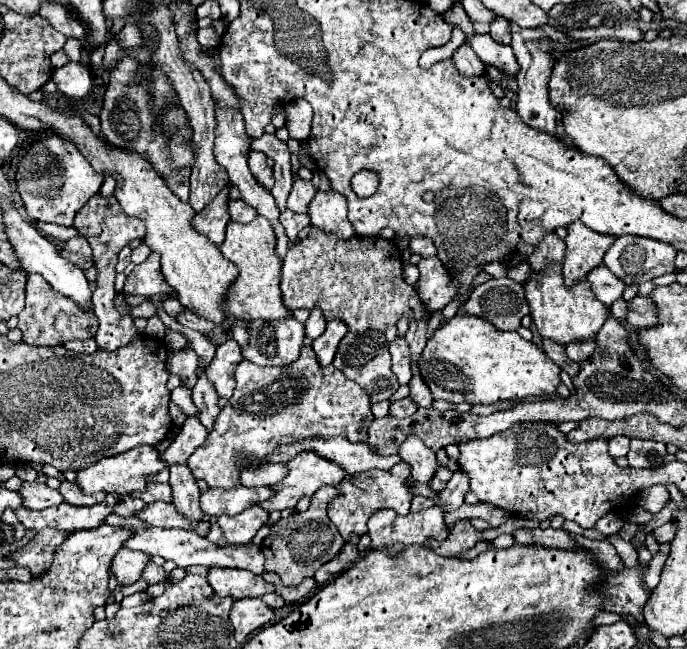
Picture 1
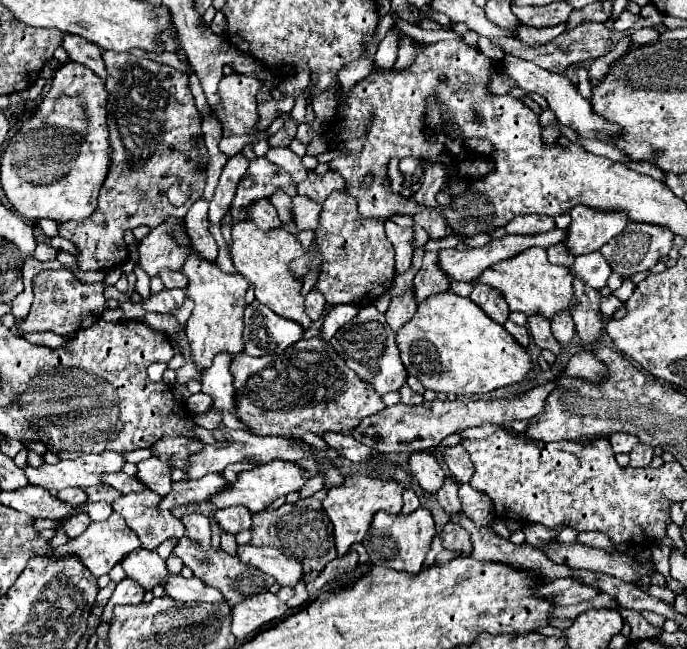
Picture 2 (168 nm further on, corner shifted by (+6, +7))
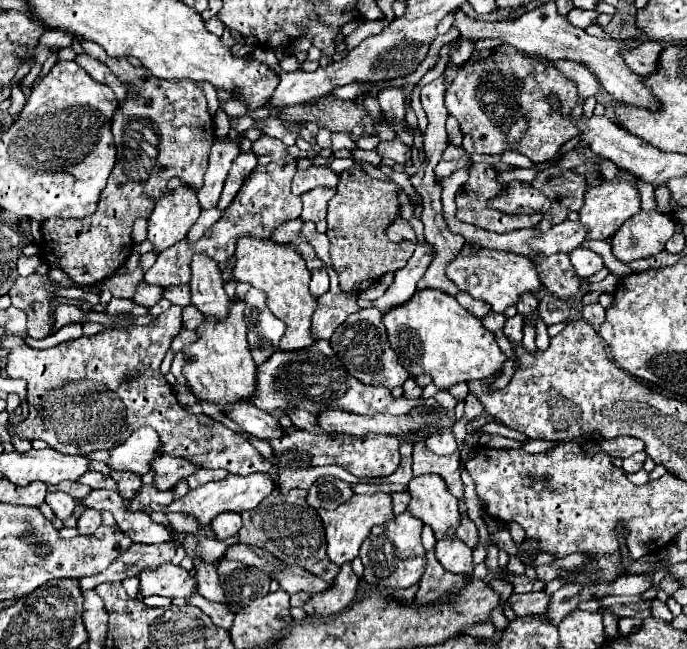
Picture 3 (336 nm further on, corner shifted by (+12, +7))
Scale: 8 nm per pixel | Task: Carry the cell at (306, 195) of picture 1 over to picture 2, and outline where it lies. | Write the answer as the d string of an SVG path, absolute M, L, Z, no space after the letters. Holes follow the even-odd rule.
M272 147L264 157L266 157L268 161L280 165L282 169L286 169L286 171L292 175L294 183L302 181L302 177L306 177L306 173L308 173L308 171L304 169L304 165L302 165L302 159L300 159L290 147Z

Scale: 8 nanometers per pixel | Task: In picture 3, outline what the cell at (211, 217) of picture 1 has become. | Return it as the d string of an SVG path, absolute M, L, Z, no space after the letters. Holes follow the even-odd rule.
M240 153L234 161L232 161L232 167L228 171L228 177L226 177L226 183L224 183L224 189L222 189L222 195L220 195L220 201L218 201L218 209L224 211L230 201L234 199L234 195L238 193L238 189L242 187L244 179L250 175L250 171L258 165L256 161L256 155L254 153Z

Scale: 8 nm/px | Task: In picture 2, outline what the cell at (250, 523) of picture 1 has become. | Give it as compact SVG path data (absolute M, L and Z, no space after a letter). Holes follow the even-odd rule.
M226 507L226 509L218 509L216 513L216 521L220 523L220 527L232 535L250 529L252 525L252 513L242 509L242 507Z

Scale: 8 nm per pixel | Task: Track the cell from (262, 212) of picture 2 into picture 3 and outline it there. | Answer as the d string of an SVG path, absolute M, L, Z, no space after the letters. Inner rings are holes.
M300 219L280 225L280 229L276 229L276 233L272 233L272 241L276 241L276 243L292 243L300 235L300 225L302 225Z

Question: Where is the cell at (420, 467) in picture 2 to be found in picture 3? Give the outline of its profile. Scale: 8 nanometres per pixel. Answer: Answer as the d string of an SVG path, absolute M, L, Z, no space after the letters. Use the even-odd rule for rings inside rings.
M426 473L420 477L412 477L412 481L408 483L408 493L412 497L408 511L430 525L436 539L454 535L460 519L458 501L448 491L448 485L440 475Z

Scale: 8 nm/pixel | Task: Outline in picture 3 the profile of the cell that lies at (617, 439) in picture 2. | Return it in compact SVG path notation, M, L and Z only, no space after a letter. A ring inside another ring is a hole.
M614 437L614 439L606 439L602 441L602 451L608 453L610 457L630 457L638 451L644 451L644 443L640 439L634 439L634 437Z

